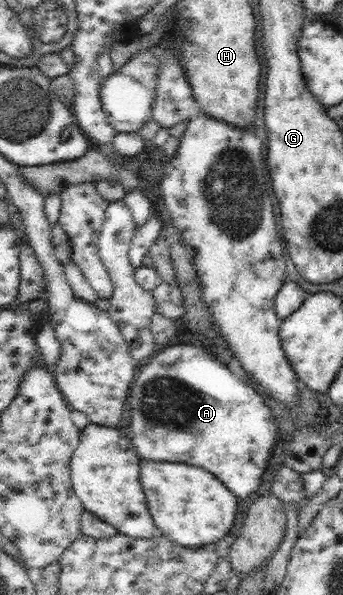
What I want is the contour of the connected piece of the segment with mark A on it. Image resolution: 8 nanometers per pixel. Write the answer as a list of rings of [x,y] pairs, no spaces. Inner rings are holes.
[[[195,345],[165,347],[140,369],[127,399],[131,407],[131,435],[127,437],[131,437],[139,457],[157,461],[183,461],[207,469],[207,472],[219,477],[239,500],[254,495],[280,434],[276,417],[262,396],[245,379],[235,377],[228,365],[217,361],[207,349]]]

